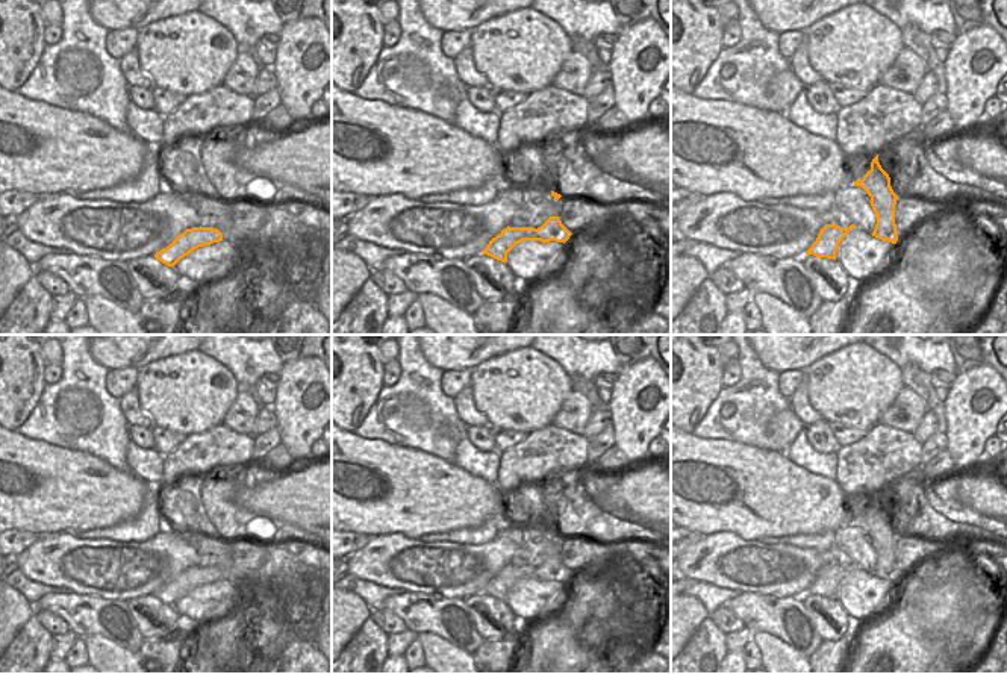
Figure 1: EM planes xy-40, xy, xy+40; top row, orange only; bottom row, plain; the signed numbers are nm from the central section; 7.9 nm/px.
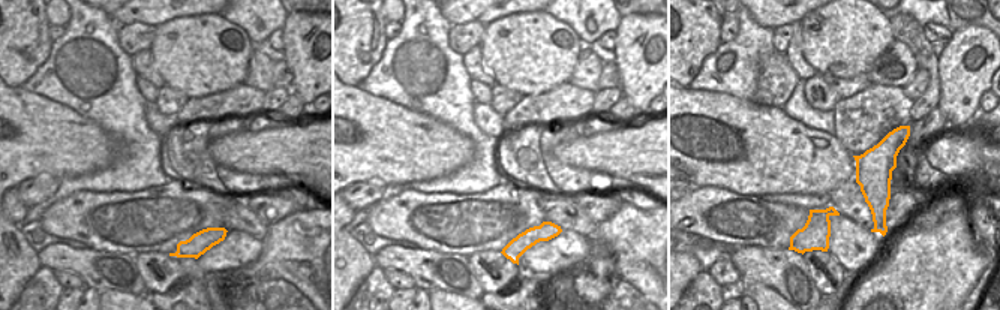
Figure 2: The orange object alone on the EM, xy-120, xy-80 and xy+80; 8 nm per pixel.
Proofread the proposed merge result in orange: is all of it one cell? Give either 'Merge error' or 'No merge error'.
No merge error.

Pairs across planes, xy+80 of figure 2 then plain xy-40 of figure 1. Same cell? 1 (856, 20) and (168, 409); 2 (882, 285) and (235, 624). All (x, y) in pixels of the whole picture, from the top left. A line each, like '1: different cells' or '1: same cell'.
1: same cell
2: same cell

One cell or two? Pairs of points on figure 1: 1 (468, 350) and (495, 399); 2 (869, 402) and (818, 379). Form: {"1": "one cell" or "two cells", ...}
{"1": "two cells", "2": "one cell"}

